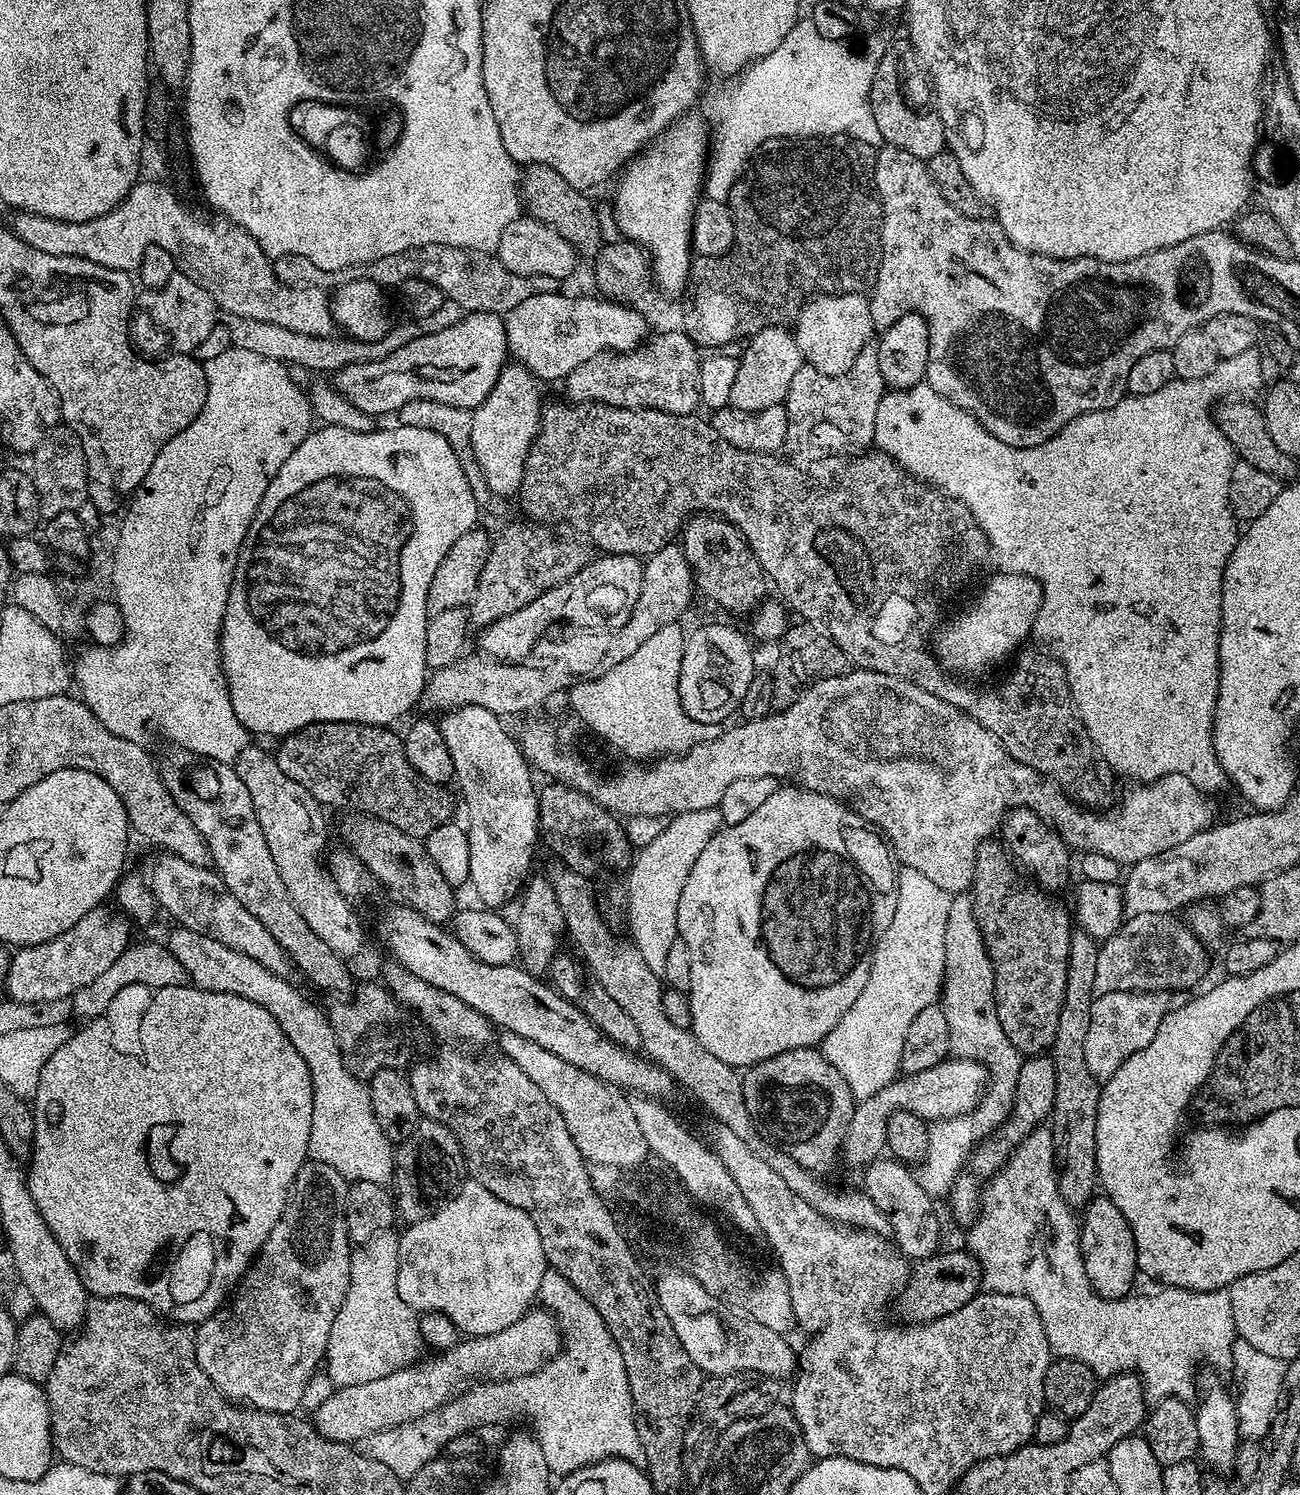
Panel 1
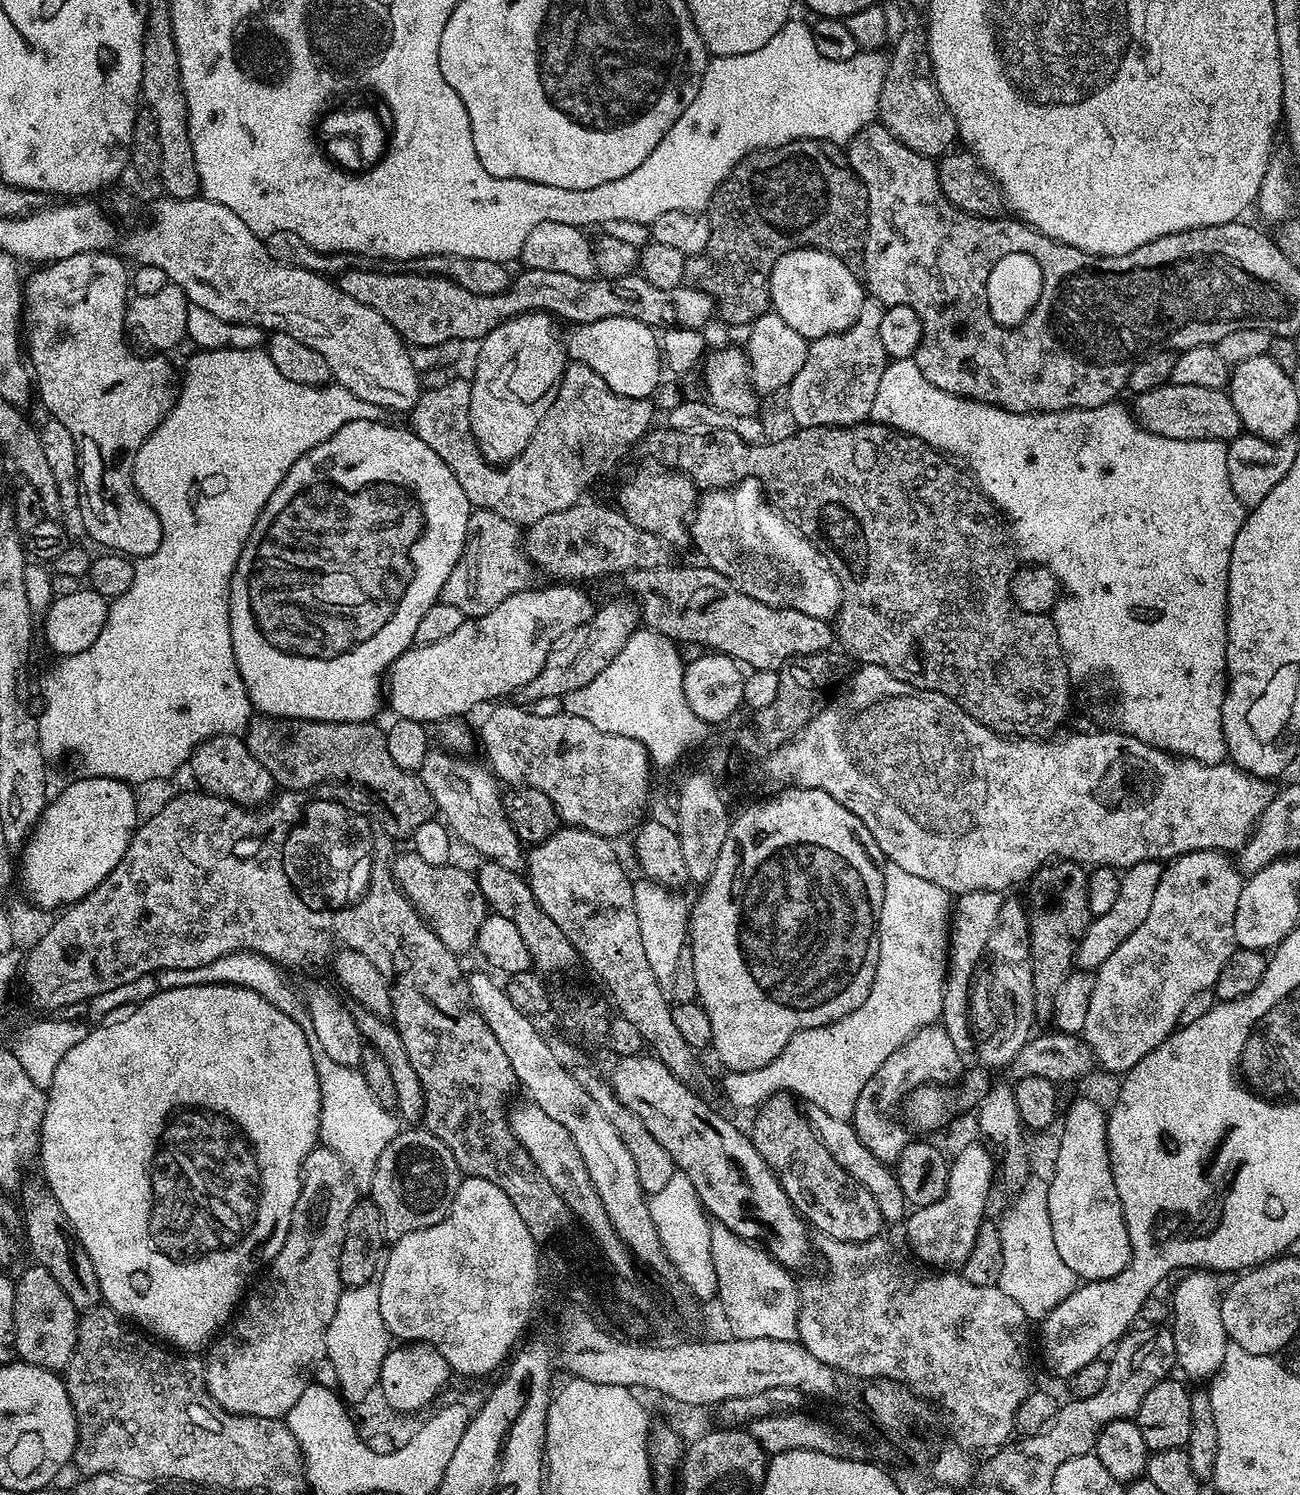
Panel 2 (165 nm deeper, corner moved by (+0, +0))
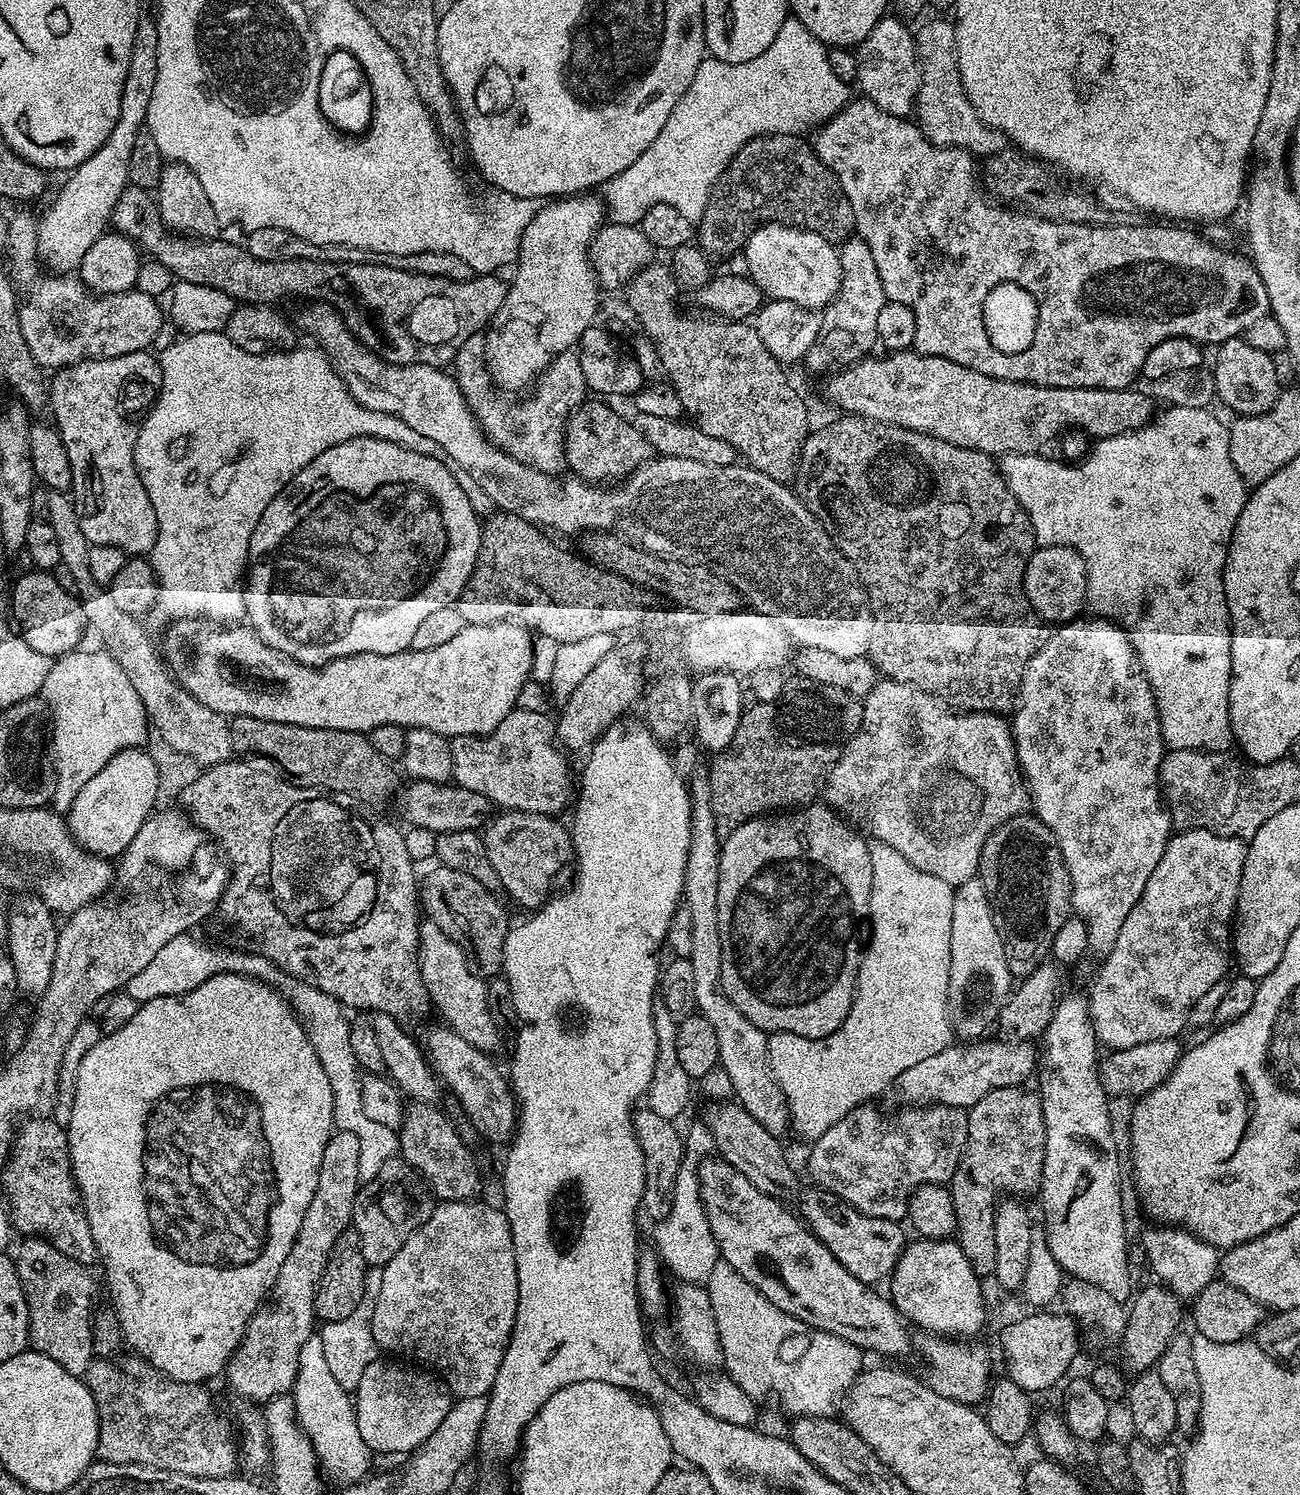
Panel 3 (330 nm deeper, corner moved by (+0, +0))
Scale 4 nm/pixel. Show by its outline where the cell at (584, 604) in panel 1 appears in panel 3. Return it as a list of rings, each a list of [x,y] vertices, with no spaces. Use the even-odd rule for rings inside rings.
[[[180,618],[173,624],[176,625],[169,630],[162,652],[168,671],[202,706],[210,706],[210,710],[229,718],[249,716],[266,722],[365,734],[386,724],[396,730],[425,728],[449,738],[488,736],[517,707],[520,692],[531,677],[534,636],[523,624],[514,622],[465,624],[453,640],[435,650],[394,654],[359,652],[321,668],[311,668],[293,656],[283,656],[266,646],[256,631],[247,626],[221,626],[203,618]]]

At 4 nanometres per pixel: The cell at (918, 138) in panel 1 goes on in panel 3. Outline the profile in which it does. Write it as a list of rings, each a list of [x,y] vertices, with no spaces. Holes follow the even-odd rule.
[[[951,19],[928,20],[915,29],[916,57],[920,59],[920,89],[916,95],[915,123],[932,144],[943,148],[961,148],[977,158],[1005,151],[1006,137],[994,130],[970,106],[956,61],[956,25]]]

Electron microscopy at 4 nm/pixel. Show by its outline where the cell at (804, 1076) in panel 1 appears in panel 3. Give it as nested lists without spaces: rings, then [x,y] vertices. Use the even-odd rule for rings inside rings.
[[[819,1187],[809,1189],[804,1196],[802,1211],[805,1225],[828,1247],[830,1254],[834,1254],[834,1258],[858,1278],[858,1282],[876,1286],[879,1280],[887,1281],[904,1252],[906,1237],[901,1225],[894,1220],[867,1216],[846,1203],[834,1202],[833,1197]]]

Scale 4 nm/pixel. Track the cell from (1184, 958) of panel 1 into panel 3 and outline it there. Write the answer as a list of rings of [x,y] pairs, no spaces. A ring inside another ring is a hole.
[[[988,1040],[985,1044],[981,1042],[956,1042],[946,1050],[938,1054],[930,1054],[930,1058],[922,1058],[910,1070],[906,1070],[896,1080],[894,1093],[898,1099],[904,1103],[904,1106],[927,1106],[930,1104],[945,1104],[955,1108],[970,1109],[990,1090],[999,1088],[1011,1088],[1020,1086],[1025,1083],[1024,1080],[1028,1075],[1035,1073],[1038,1068],[1038,1052],[1031,1043],[1028,1042],[1004,1042],[1008,1044],[995,1044],[994,1041]]]

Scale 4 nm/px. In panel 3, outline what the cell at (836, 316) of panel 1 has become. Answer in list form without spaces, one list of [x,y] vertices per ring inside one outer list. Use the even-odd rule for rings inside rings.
[[[761,224],[748,235],[742,252],[749,266],[748,277],[764,291],[768,300],[794,302],[803,308],[823,310],[836,296],[840,285],[840,254],[837,245],[810,230],[789,228],[787,224]]]

